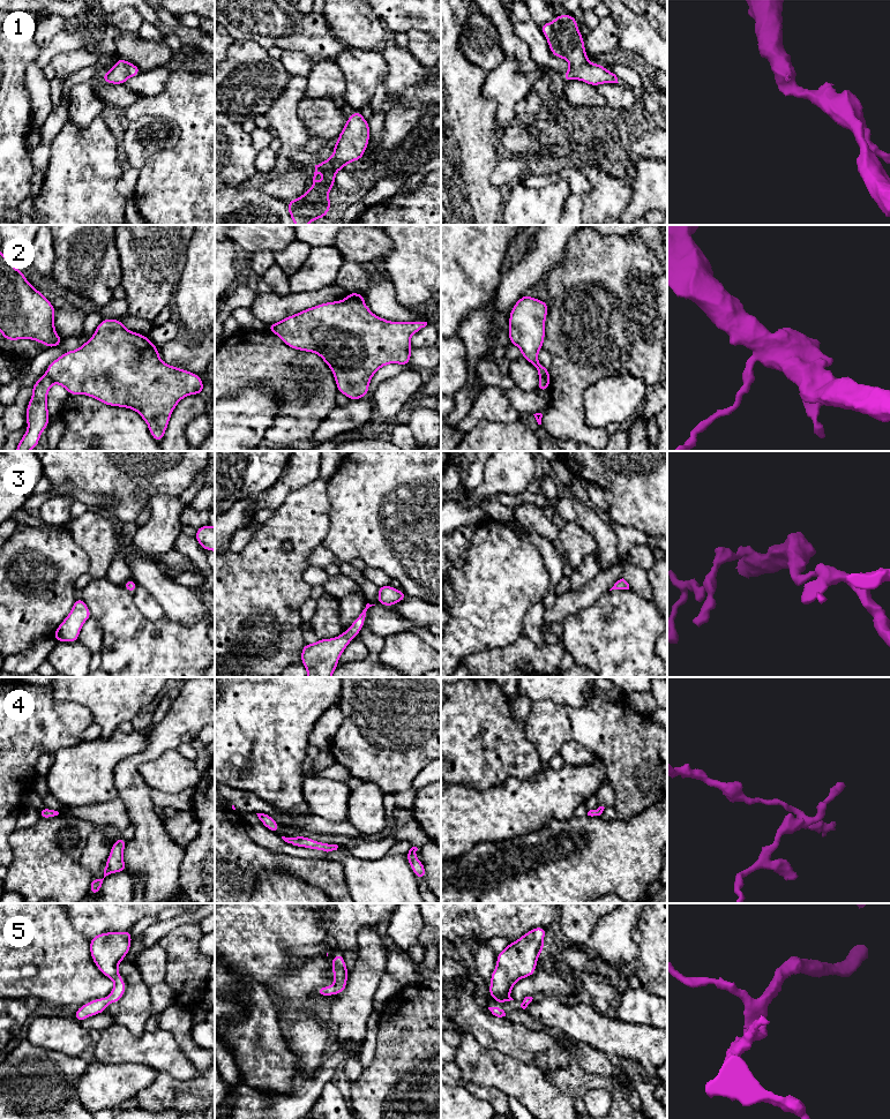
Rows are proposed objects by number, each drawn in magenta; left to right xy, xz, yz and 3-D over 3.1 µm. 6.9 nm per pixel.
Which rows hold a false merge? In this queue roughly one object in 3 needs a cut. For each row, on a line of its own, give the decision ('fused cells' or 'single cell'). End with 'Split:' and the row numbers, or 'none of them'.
1: single cell
2: fused cells
3: single cell
4: single cell
5: single cell
Split: 2

